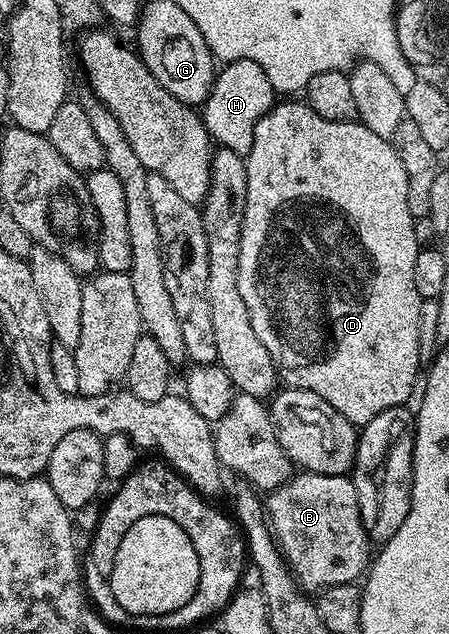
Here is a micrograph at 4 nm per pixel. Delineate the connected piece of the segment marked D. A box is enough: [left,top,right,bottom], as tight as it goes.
[237,99,423,427]

